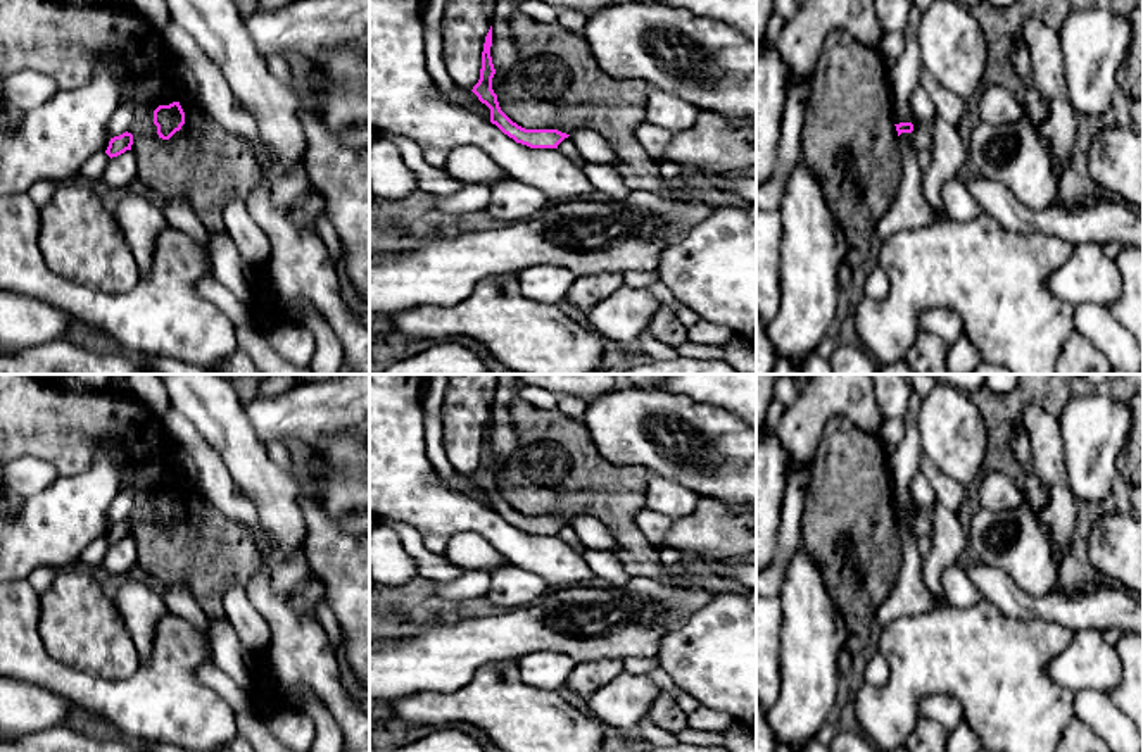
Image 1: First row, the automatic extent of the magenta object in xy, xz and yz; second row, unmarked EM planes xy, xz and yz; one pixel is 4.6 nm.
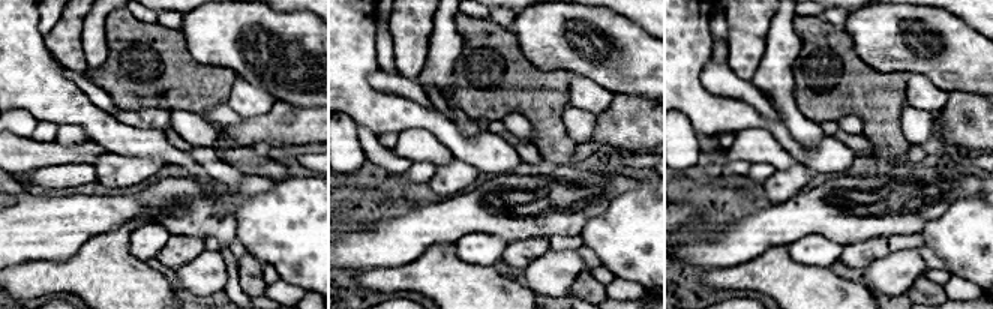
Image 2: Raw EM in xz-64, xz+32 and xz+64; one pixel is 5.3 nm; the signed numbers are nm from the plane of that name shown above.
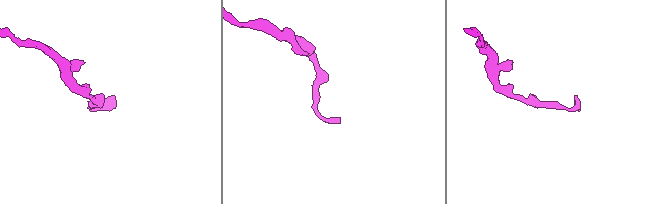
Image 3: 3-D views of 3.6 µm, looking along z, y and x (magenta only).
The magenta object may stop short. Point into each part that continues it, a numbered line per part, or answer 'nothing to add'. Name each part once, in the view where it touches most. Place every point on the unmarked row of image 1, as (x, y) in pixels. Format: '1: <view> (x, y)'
nothing to add

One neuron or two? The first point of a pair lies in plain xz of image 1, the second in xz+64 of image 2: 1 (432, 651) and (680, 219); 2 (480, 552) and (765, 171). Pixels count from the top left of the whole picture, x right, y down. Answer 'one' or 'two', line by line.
1: two
2: two

